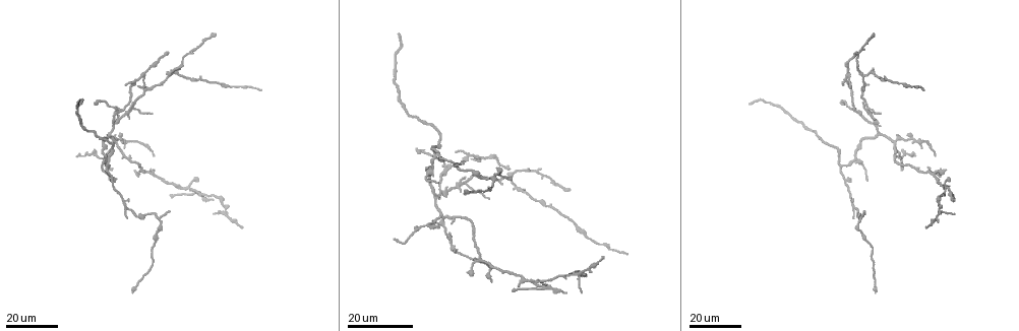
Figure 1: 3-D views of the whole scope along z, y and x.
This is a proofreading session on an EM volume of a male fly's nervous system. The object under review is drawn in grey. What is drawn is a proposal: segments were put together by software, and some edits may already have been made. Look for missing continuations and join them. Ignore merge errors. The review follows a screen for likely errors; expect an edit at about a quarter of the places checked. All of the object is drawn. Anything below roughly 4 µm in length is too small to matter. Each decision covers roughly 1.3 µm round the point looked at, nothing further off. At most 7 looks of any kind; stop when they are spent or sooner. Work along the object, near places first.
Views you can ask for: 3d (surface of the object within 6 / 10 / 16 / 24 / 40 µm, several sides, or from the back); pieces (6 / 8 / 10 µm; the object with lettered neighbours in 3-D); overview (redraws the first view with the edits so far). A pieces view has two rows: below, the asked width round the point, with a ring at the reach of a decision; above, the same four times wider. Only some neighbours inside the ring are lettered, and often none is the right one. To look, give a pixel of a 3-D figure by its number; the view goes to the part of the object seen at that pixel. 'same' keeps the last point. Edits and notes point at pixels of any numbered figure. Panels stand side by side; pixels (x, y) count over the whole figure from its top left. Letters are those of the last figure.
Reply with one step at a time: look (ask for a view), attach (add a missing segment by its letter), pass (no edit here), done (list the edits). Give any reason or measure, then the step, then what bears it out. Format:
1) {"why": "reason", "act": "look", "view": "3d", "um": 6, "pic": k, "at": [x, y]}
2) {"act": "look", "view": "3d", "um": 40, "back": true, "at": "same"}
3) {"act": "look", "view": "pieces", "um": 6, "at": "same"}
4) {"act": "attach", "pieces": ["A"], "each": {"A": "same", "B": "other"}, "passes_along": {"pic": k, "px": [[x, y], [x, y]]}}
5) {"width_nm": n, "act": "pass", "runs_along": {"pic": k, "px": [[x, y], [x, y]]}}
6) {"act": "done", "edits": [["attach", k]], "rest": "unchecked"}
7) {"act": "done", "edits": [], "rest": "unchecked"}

{"why": "branch stops here", "act": "look", "view": "3d", "um": 16, "pic": 1, "at": [167, 52]}

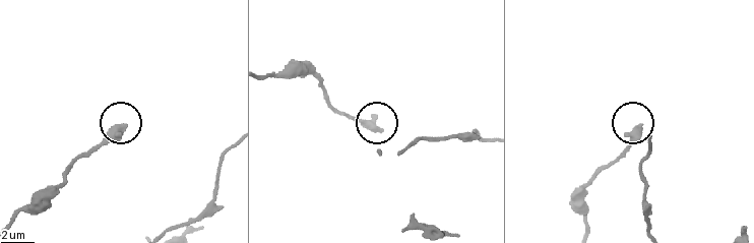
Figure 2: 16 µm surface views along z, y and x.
{"act": "look", "view": "pieces", "um": 8, "pic": 2, "at": [640, 125]}

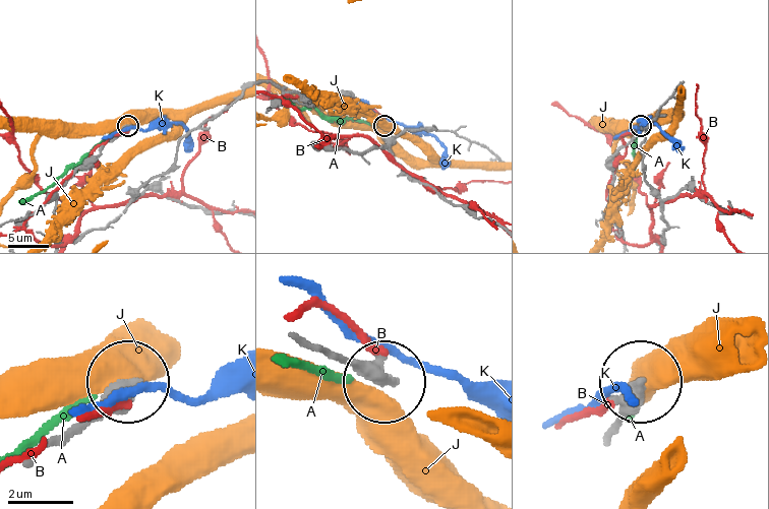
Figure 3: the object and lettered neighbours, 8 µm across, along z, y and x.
{"width_nm": 370, "act": "pass", "each": {"A": "other", "B": "other", "J": "other", "K": "other"}, "found": "no lettered segment goes on from it"}

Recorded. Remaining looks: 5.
{"why": "free end", "act": "look", "view": "3d", "um": 24, "pic": 1, "at": [750, 104]}

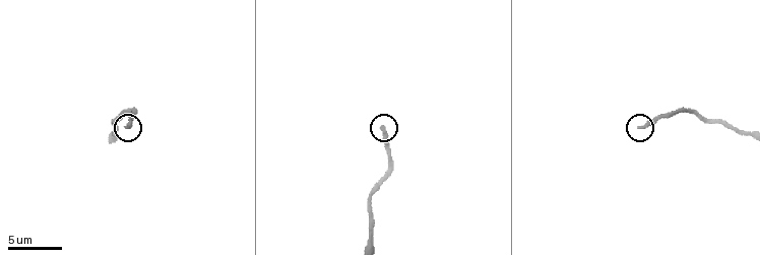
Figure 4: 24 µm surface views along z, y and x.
{"act": "look", "view": "pieces", "um": 10, "pic": 4, "at": [639, 126]}

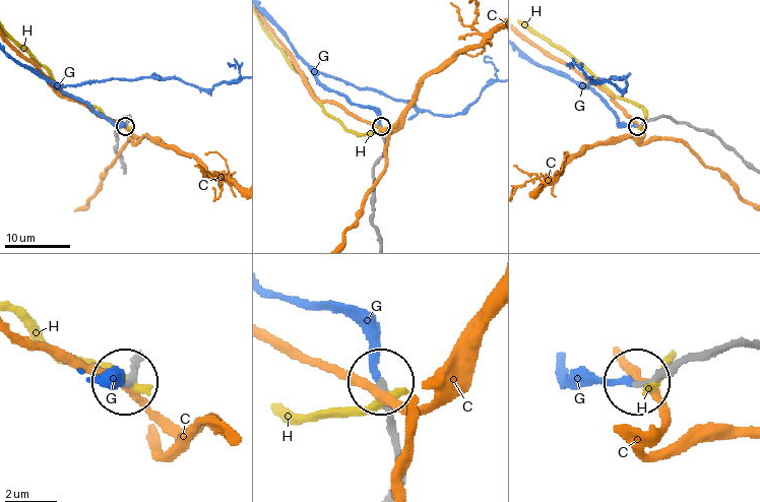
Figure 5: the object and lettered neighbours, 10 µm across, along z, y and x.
{"act": "attach", "pieces": ["G"], "each": {"C": "other", "G": "same", "H": "other"}, "passes_along": {"pic": 5, "px": [[384, 141], [379, 116], [321, 83], [297, 53]]}, "found": "the neuron continues"}

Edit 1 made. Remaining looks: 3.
{"act": "look", "view": "overview"}

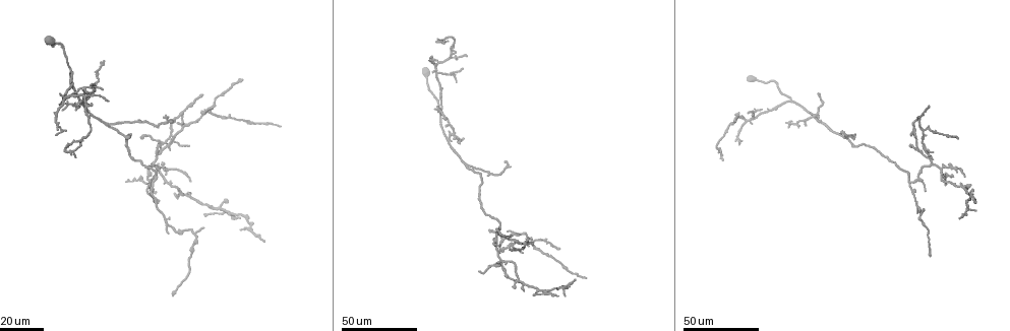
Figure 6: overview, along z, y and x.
{"act": "look", "view": "3d", "um": 24, "pic": 6, "at": [127, 180]}

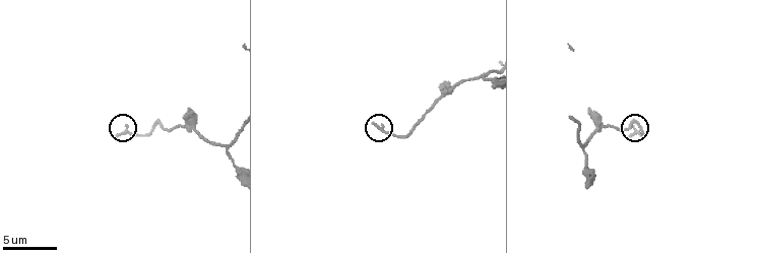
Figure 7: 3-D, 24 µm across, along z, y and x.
{"act": "look", "view": "pieces", "um": 8, "pic": 7, "at": [630, 137]}

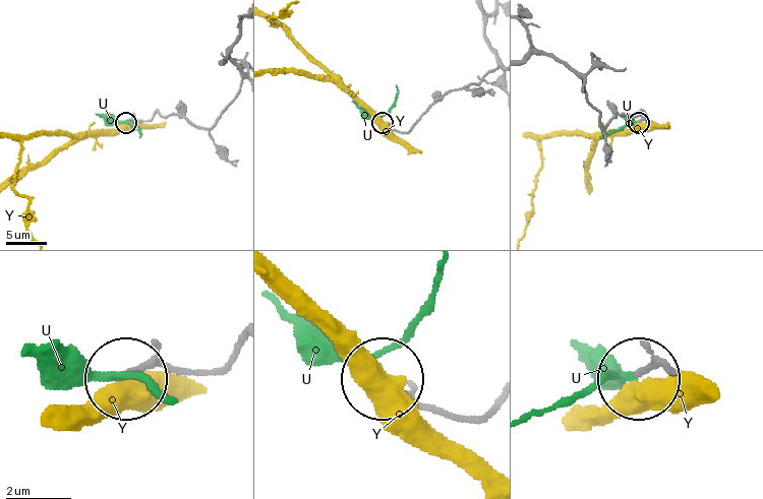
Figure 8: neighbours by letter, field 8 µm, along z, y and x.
{"act": "attach", "pieces": ["U"], "each": {"U": "same", "Y": "other"}, "passes_along": {"pic": 8, "px": [[647, 120], [631, 121], [601, 137]]}, "found": "it goes on there"}

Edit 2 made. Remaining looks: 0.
{"act": "done", "edits": [["attach", 5], ["attach", 8]], "rest": "unchecked"}

